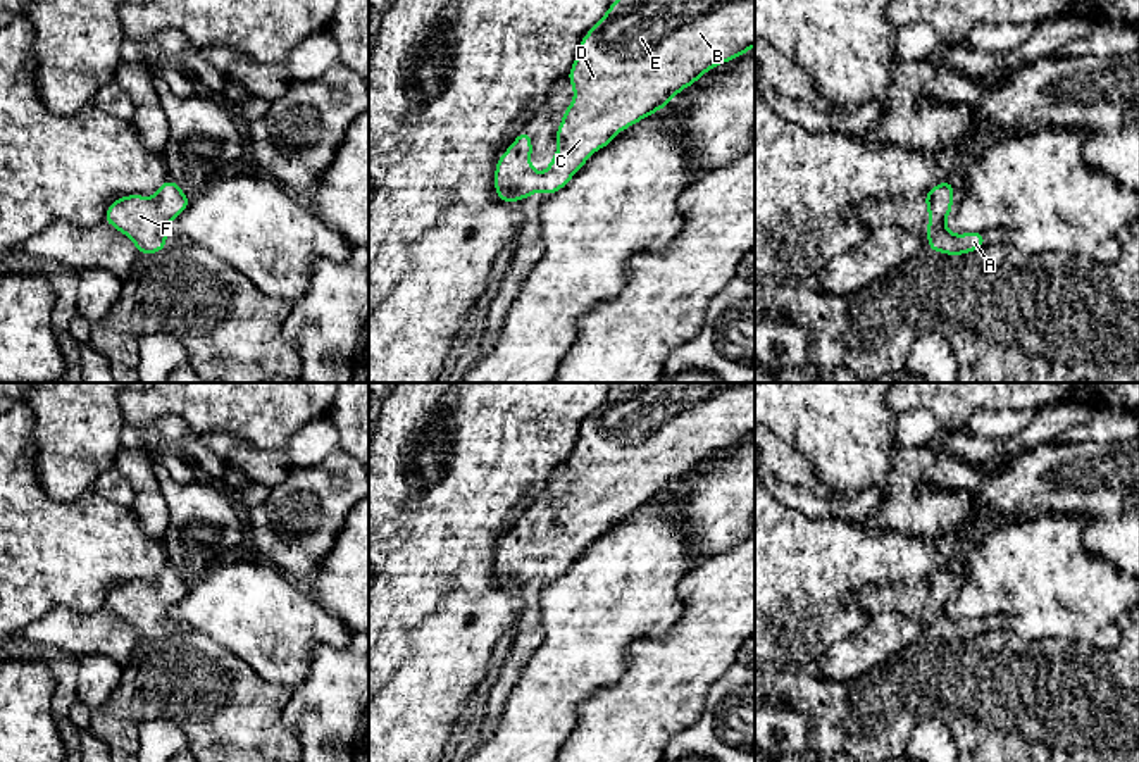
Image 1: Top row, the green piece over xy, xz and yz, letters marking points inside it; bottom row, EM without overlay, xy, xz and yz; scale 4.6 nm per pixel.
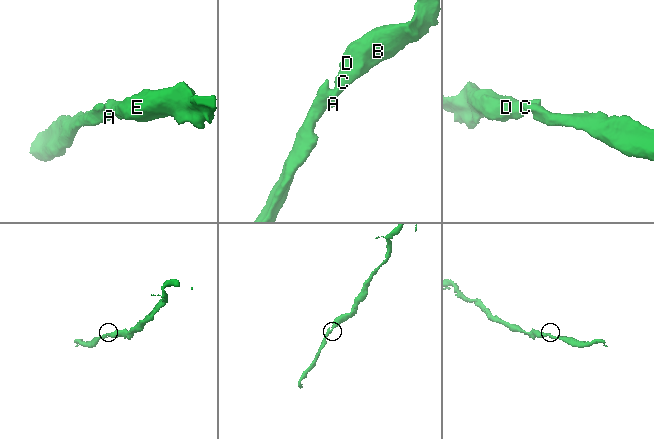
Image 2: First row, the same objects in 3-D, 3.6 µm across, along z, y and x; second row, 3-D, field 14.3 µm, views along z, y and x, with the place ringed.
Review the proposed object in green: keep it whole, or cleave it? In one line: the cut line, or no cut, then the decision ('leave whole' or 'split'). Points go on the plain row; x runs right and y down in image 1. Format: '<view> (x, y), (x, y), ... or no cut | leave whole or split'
no cut | leave whole

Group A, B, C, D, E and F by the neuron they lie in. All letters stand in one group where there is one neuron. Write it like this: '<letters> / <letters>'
A B C D E F

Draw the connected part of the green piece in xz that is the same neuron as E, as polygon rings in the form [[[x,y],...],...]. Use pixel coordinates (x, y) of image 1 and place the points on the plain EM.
[[[619,383],[581,428],[576,448],[567,462],[574,472],[574,488],[565,495],[563,507],[557,515],[558,536],[550,553],[543,560],[531,553],[531,522],[529,517],[522,517],[498,545],[495,559],[498,584],[510,590],[538,578],[553,581],[617,519],[669,491],[681,476],[691,472],[708,455],[729,448],[753,433],[755,383]]]

